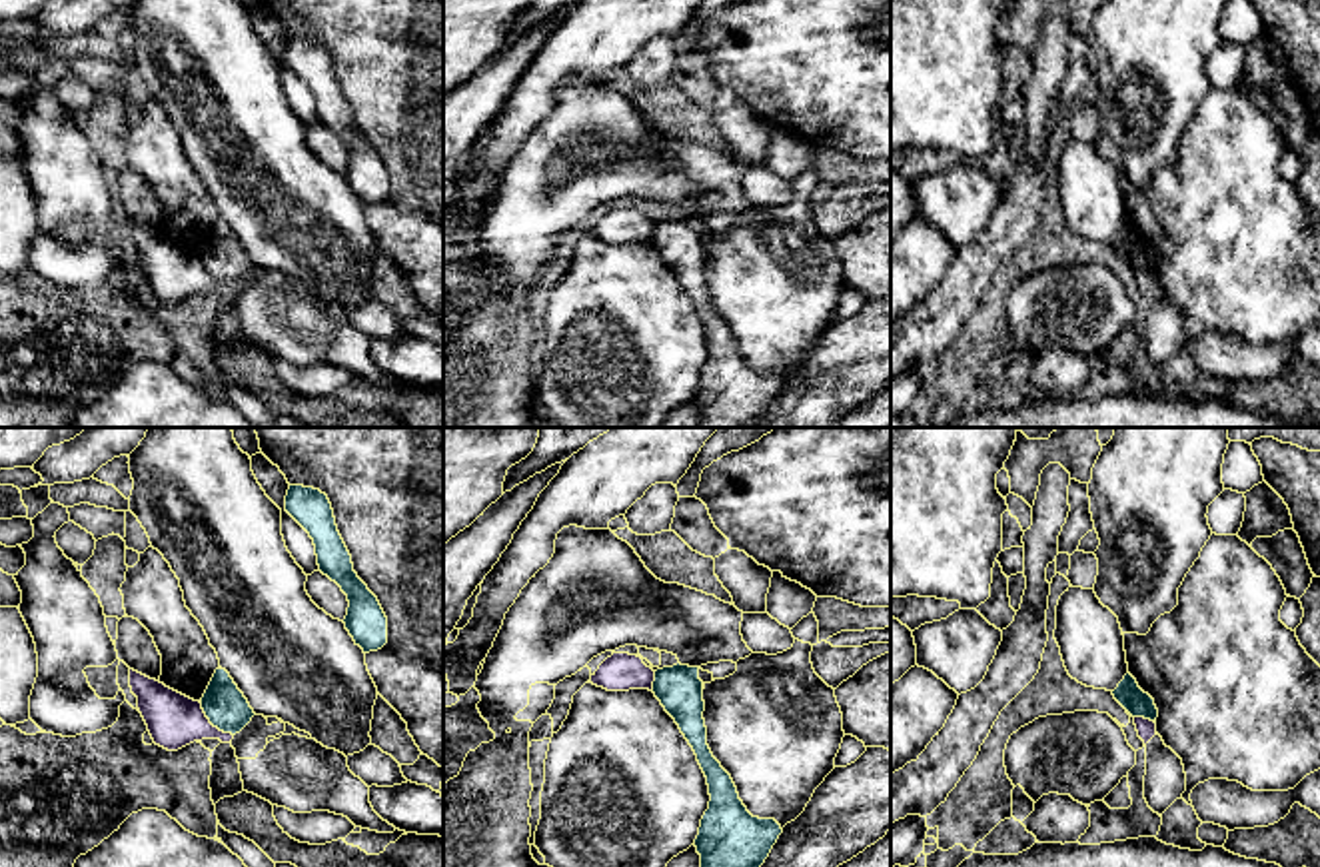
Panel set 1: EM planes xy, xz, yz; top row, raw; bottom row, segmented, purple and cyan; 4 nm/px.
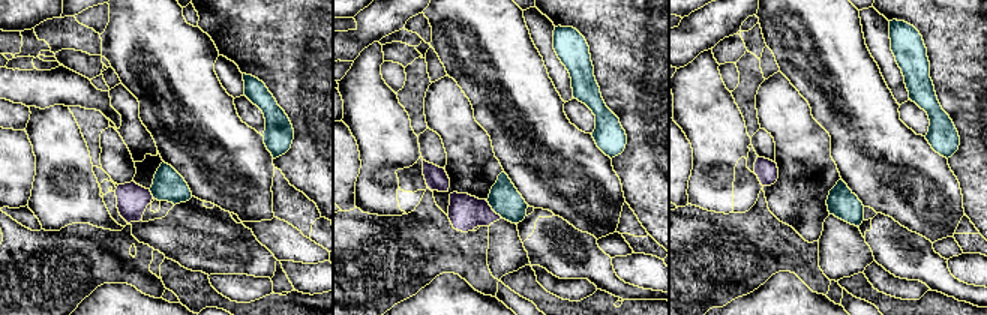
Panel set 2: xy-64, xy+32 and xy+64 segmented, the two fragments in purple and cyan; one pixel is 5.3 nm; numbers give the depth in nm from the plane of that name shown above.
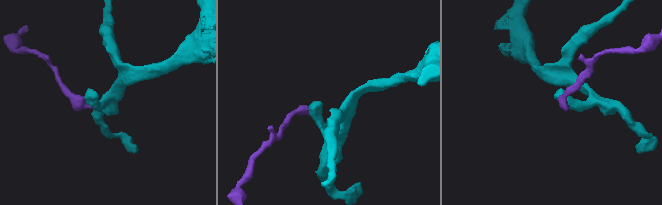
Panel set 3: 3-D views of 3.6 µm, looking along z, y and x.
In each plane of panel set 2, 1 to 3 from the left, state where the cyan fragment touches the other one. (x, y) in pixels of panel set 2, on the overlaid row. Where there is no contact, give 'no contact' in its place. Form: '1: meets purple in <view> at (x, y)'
1: meets purple in xy-64 at (150, 194)
2: meets purple in xy+32 at (492, 210)
3: no contact

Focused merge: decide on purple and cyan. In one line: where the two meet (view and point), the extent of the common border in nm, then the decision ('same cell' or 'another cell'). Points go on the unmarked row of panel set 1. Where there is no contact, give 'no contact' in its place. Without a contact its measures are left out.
xy (210, 276) | 200 nm | another cell

